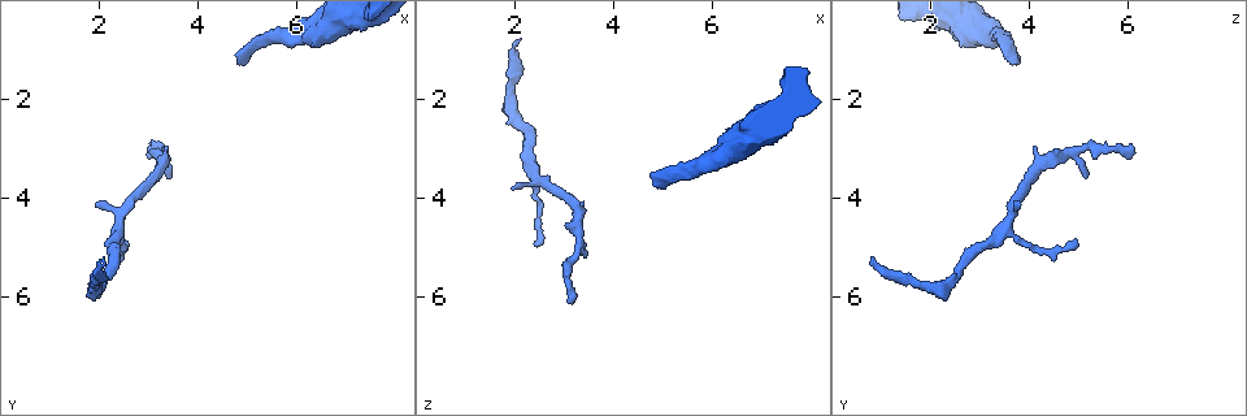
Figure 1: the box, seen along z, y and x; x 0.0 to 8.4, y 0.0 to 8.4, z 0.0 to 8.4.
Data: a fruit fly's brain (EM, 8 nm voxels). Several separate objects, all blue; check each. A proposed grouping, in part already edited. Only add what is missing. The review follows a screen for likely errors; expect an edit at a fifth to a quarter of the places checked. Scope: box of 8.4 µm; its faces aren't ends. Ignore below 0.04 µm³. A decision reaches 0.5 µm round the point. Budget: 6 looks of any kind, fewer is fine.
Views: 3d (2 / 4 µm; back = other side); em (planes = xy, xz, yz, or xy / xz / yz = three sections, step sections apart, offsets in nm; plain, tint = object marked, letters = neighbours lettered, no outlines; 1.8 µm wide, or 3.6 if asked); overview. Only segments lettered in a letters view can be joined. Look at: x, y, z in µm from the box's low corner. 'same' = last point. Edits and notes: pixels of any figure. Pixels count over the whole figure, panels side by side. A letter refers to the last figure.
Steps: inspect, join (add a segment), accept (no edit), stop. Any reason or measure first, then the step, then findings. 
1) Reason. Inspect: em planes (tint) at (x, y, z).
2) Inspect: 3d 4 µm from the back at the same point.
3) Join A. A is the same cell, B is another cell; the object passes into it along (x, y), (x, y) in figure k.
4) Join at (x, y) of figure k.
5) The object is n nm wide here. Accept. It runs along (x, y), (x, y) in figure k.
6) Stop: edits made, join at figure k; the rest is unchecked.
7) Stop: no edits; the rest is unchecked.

Branch stops here. Inspect: 3d 2 µm at (1.90, 4.15, 3.85).

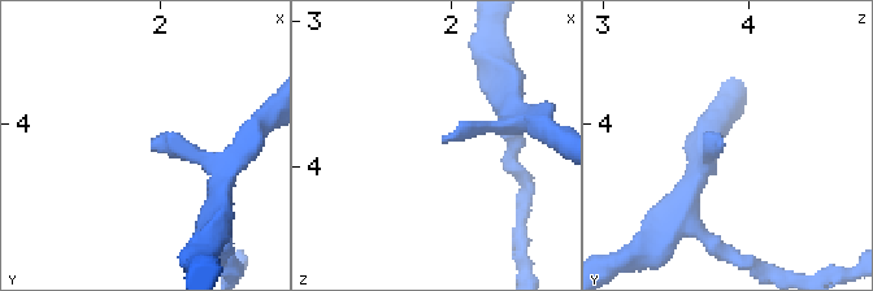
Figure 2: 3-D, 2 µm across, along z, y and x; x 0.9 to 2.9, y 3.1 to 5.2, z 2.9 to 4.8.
Inspect: em planes (letters) at (1.94, 4.08, 3.80).

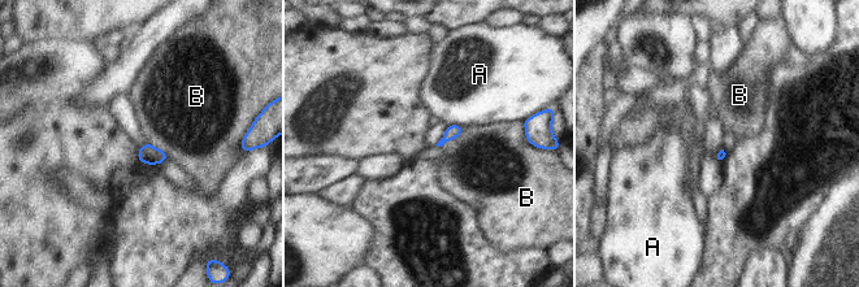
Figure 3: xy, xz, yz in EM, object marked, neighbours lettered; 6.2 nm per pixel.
Accept. A and B are other cells; a border runs along (464, 127), (441, 147) in figure 3; none of them fits.

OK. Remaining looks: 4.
An open end. Inspect: em planes (letters) at (4.80, 1.25, 3.70).

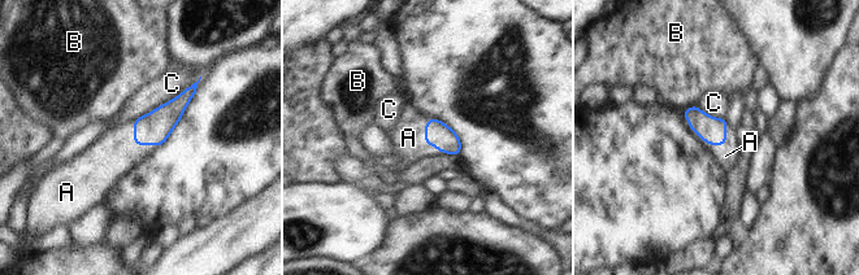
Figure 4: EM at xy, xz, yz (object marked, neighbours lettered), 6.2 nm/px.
The longest contact is with C, 500 nm. Join A. A is the same cell, B and C are other cells; the object passes into it along (712, 130), (708, 144), (725, 156) in figure 4; the neuron continues.

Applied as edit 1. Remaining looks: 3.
Inspect: overview.

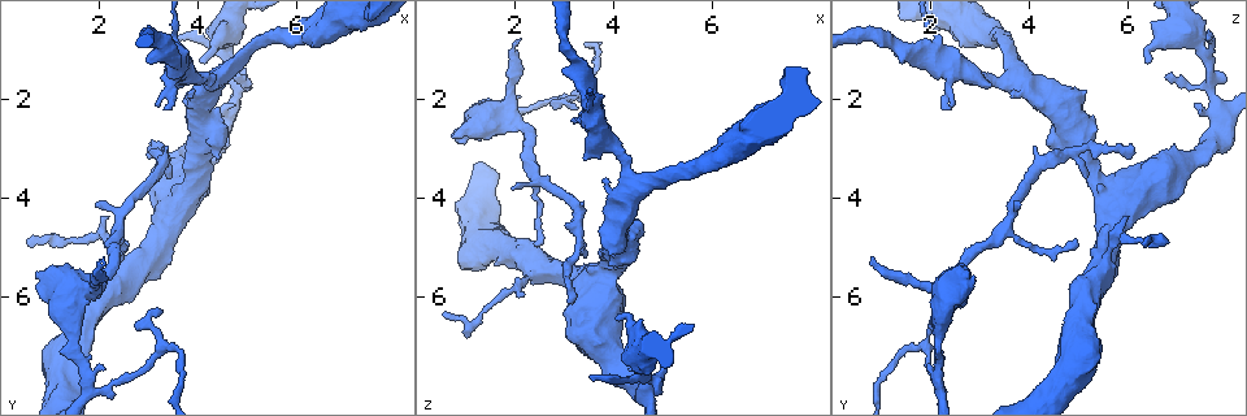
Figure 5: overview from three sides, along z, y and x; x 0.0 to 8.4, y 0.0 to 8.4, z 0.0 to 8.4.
Branch stops here. Inspect: em planes (letters) at (0.70, 5.45, 2.75).

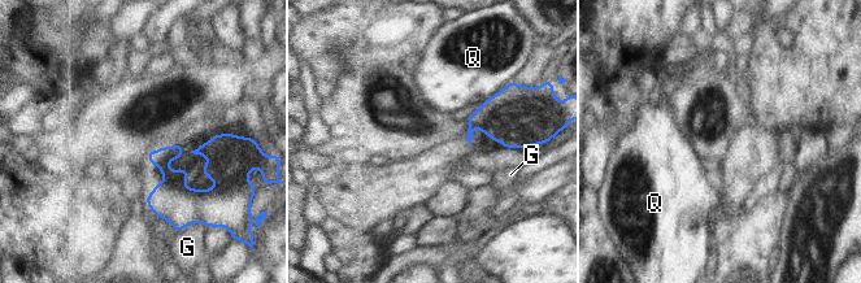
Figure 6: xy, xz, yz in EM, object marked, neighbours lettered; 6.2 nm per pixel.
The longest contact is with Q, 170 nm. Accept. G and Q are other cells; a border runs along (504, 87), (483, 103) in figure 6; no lettered segment goes on from it.

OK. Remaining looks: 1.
Stop: edits made, join at figure 4; the rest is unchecked.

